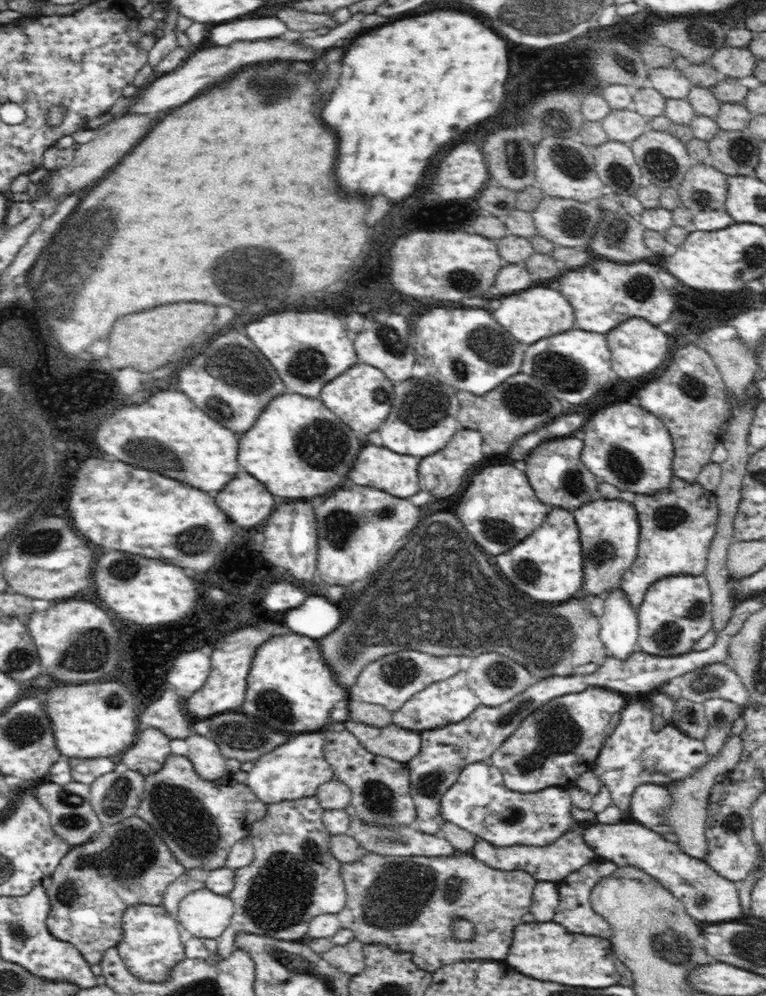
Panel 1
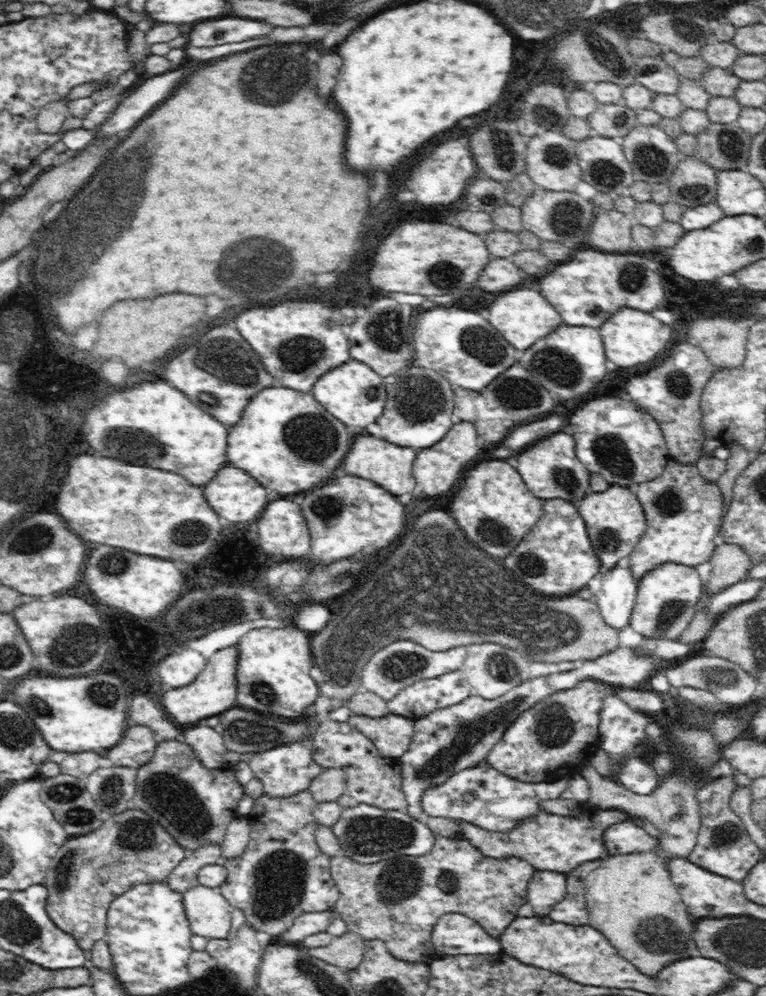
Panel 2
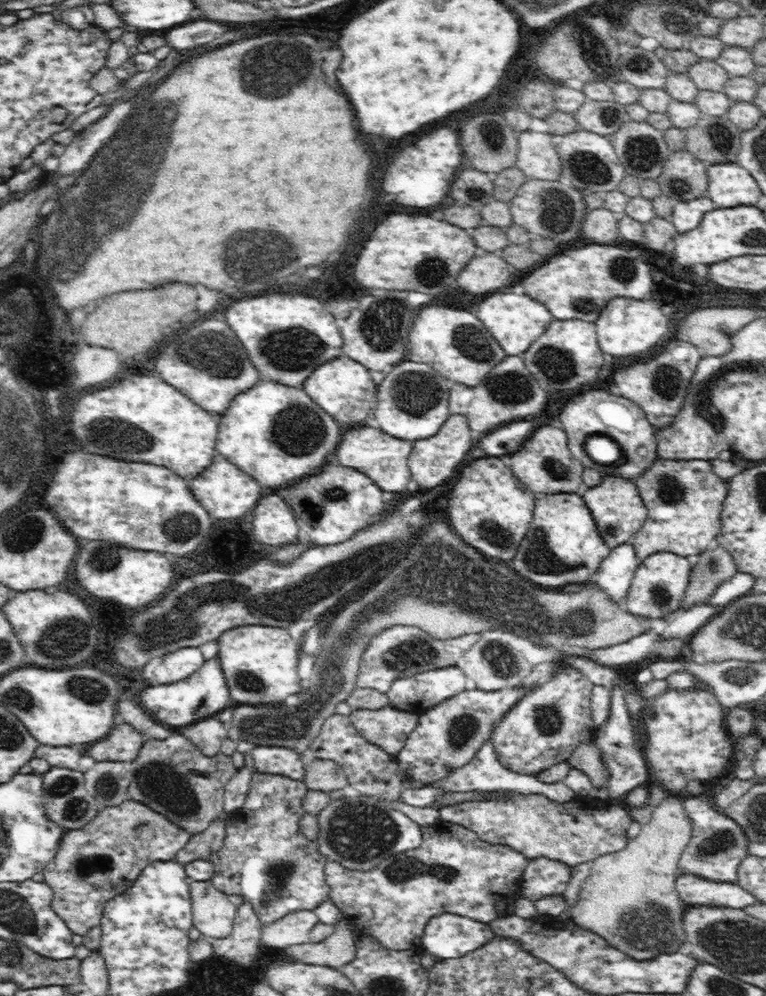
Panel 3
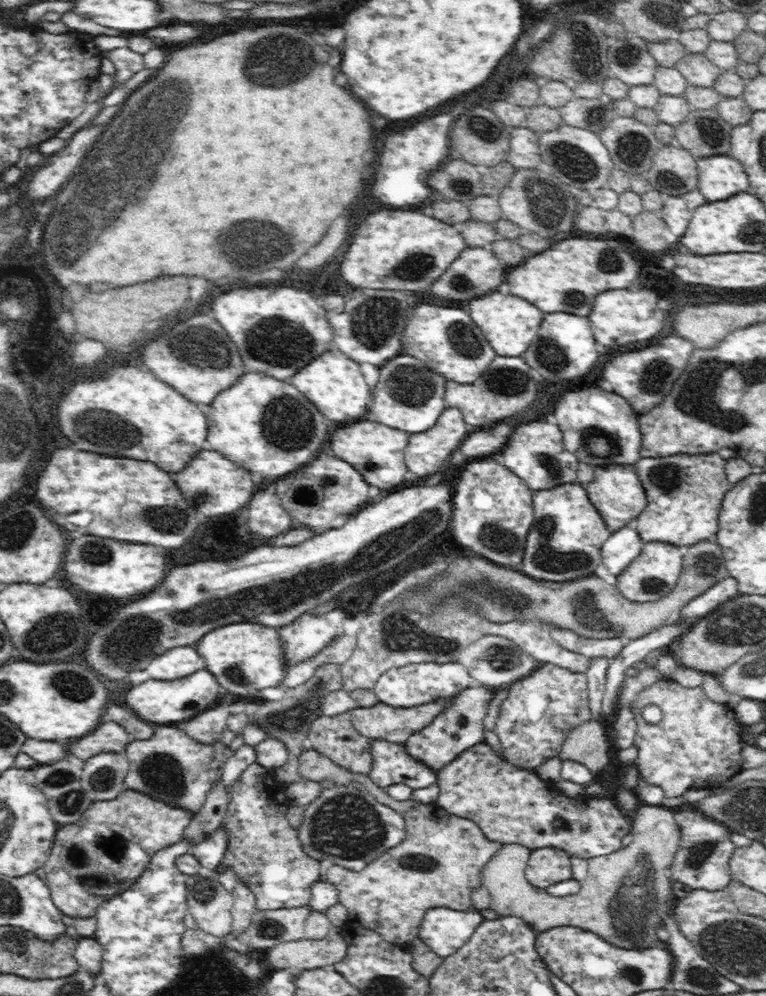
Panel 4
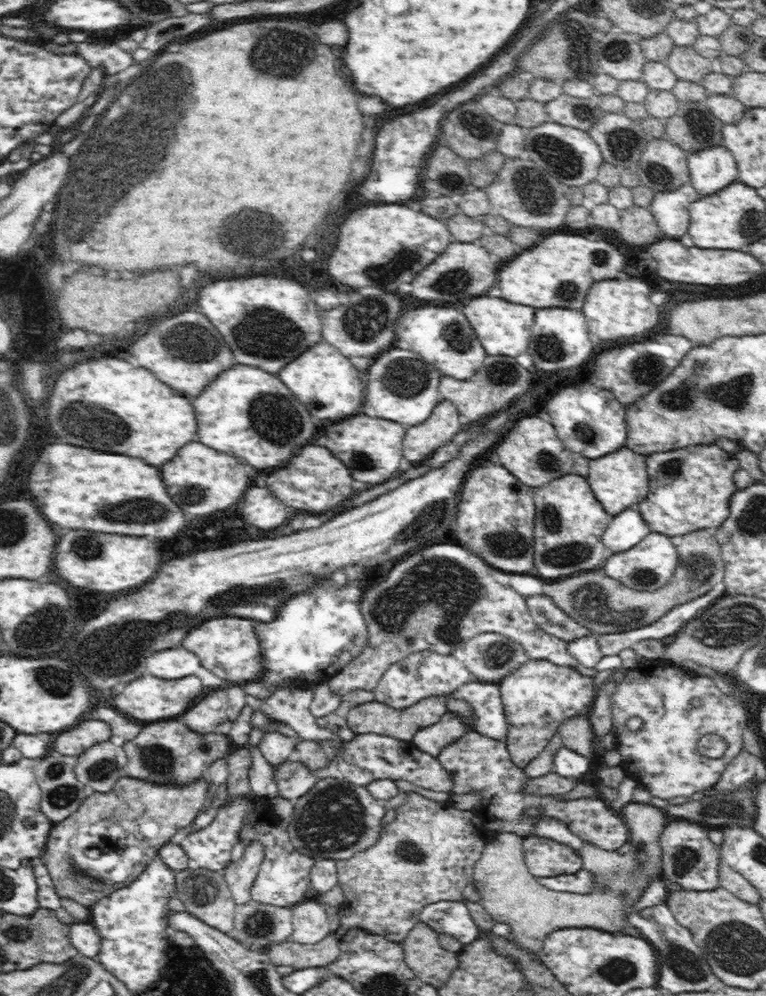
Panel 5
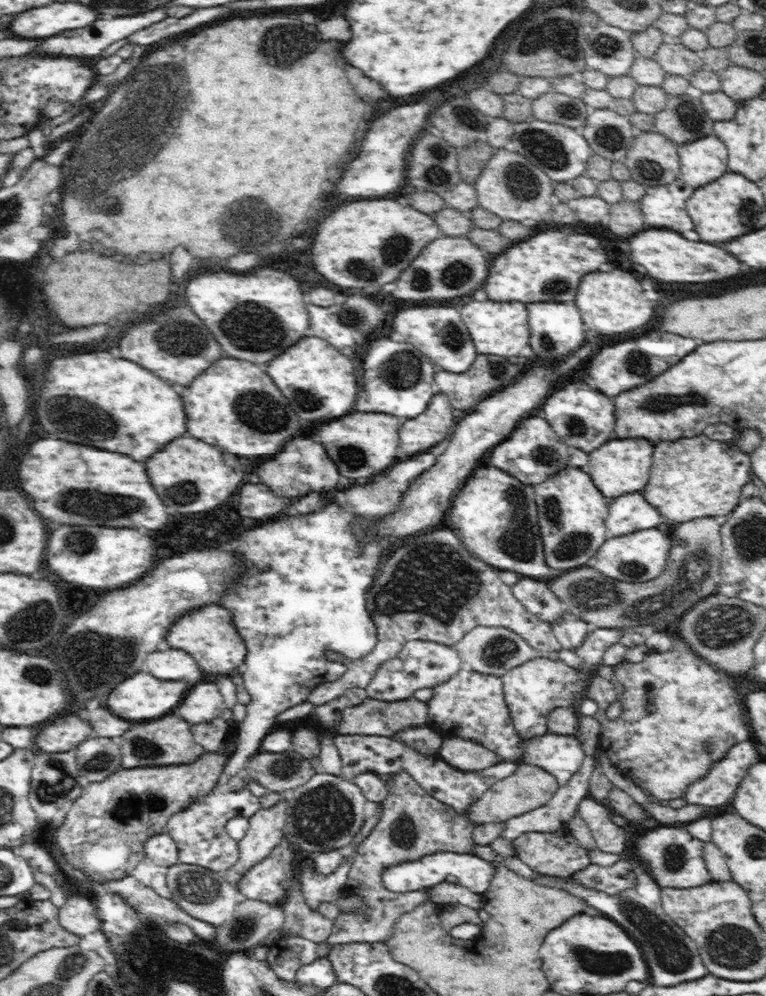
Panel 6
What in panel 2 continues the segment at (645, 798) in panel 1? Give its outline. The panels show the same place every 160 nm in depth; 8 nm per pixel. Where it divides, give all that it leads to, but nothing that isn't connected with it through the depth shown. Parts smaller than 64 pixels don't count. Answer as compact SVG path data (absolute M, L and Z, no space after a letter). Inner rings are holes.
M628 754L624 763L627 766L621 769L618 776L618 782L623 787L638 794L652 794L658 788L661 778L637 754Z

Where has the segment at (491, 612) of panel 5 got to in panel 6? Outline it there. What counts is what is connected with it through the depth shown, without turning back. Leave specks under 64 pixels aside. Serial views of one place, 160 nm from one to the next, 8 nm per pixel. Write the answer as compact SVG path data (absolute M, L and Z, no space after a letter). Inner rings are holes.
M434 530L434 534L416 534L406 538L404 544L392 552L392 556L384 562L382 570L378 572L376 580L372 583L370 592L365 593L366 608L370 619L374 621L378 632L375 647L361 659L350 661L346 672L334 682L326 682L316 686L309 694L307 700L313 705L322 705L342 696L348 688L366 688L374 674L385 661L396 658L406 642L412 640L426 640L439 642L446 646L453 646L460 641L470 630L478 626L509 629L520 635L535 651L558 652L563 646L553 634L550 624L538 619L520 601L514 597L510 586L502 580L494 578L494 568L484 564L482 560L474 558L462 544L460 538L450 530Z

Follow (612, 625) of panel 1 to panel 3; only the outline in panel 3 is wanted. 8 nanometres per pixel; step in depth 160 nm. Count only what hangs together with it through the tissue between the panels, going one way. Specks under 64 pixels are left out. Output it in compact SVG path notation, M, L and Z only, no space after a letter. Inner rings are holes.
M632 541L619 545L611 550L605 561L598 567L597 586L611 600L623 604L639 562Z

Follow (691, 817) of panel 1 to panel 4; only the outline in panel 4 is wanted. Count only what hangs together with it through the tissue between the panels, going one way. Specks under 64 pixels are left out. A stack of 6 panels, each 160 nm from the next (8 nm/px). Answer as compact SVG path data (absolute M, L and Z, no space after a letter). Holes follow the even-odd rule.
M588 720L574 726L562 744L560 758L581 762L594 775L610 767L612 762L605 727L601 720ZM641 802L635 811L629 814L633 835L630 844L615 850L612 854L588 858L588 874L581 881L581 889L576 894L563 897L554 896L547 892L547 889L534 887L527 881L525 868L530 849L513 842L502 844L502 848L496 854L492 854L490 861L482 866L480 874L480 886L485 887L490 895L488 908L500 917L523 919L534 931L534 936L554 927L575 926L600 935L618 948L666 949L664 918L675 918L674 906L678 904L679 899L678 881L674 880L670 870L680 842L680 831L677 822L674 821L675 814L675 809Z

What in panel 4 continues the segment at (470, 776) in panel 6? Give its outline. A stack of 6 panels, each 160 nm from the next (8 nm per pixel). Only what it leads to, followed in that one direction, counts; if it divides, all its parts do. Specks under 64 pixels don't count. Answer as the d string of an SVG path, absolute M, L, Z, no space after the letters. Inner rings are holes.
M368 738L368 742L370 754L373 755L370 780L374 784L382 788L404 784L413 789L421 789L437 782L437 772L411 758L405 743L395 744L381 738Z

